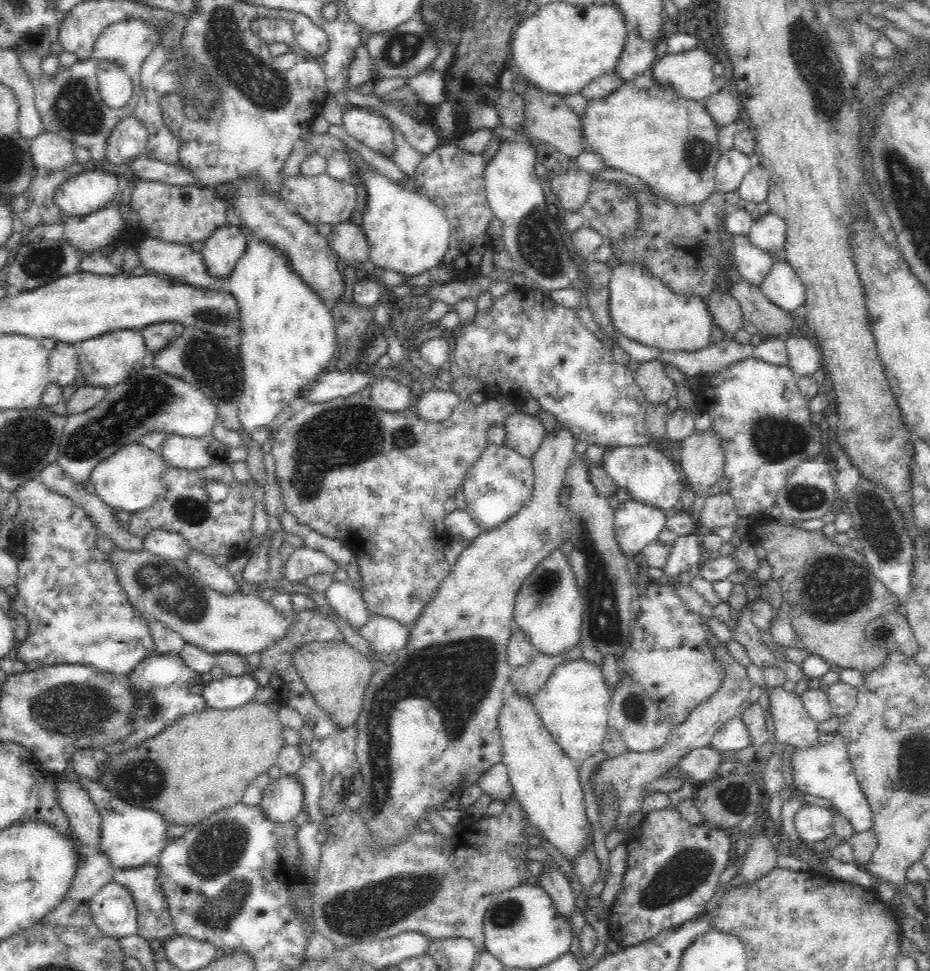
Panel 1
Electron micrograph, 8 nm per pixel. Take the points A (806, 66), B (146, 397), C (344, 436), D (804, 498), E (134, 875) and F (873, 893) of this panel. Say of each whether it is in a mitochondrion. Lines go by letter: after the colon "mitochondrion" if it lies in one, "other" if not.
A: mitochondrion
B: mitochondrion
C: mitochondrion
D: mitochondrion
E: other
F: other

